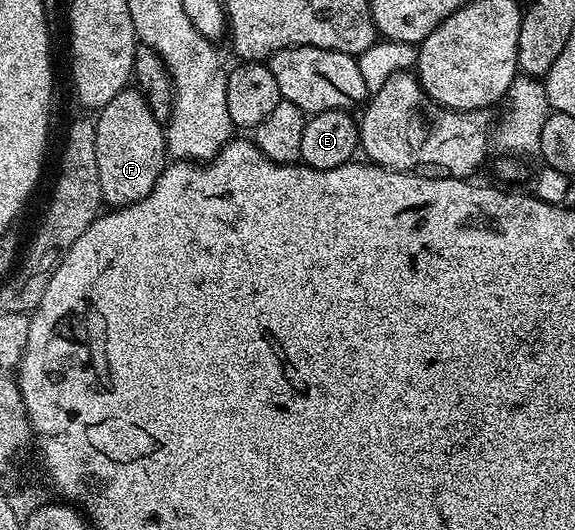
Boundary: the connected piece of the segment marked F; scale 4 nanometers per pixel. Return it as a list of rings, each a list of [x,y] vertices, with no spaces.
[[[136,88],[120,90],[95,118],[95,164],[99,164],[99,184],[101,185],[101,201],[106,207],[116,208],[119,206],[130,206],[151,188],[155,188],[155,180],[165,171],[167,165],[167,143],[165,141],[166,127],[155,116],[151,116],[151,108],[147,100]]]

